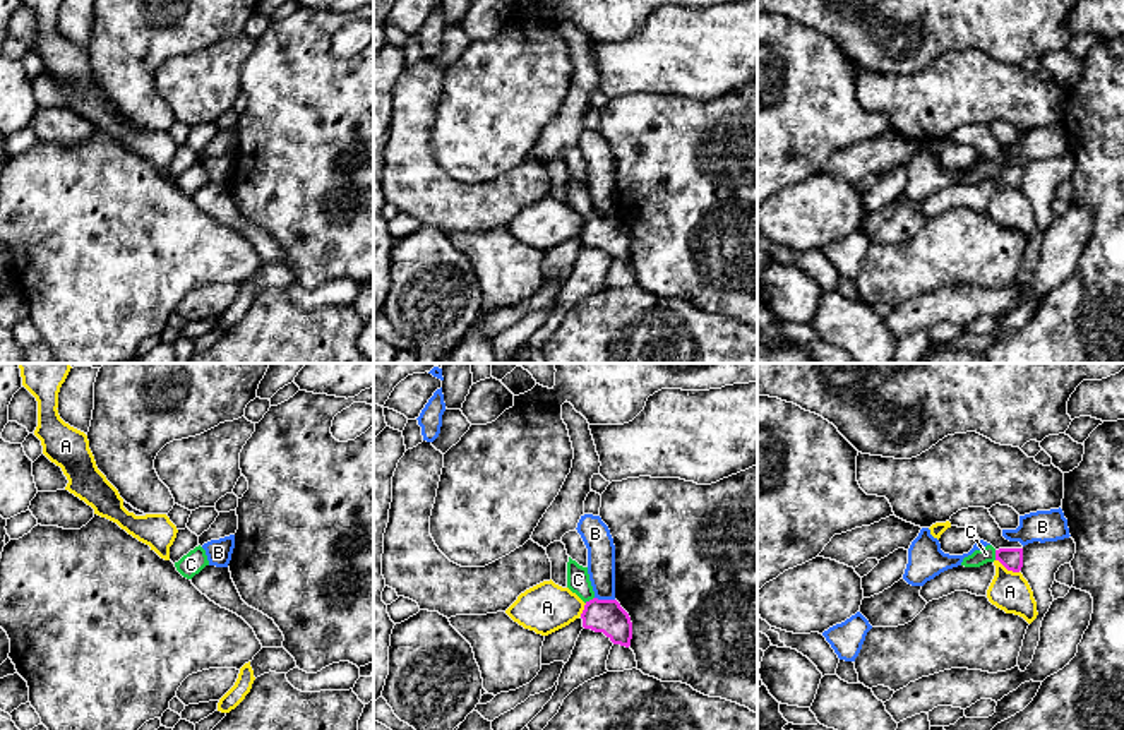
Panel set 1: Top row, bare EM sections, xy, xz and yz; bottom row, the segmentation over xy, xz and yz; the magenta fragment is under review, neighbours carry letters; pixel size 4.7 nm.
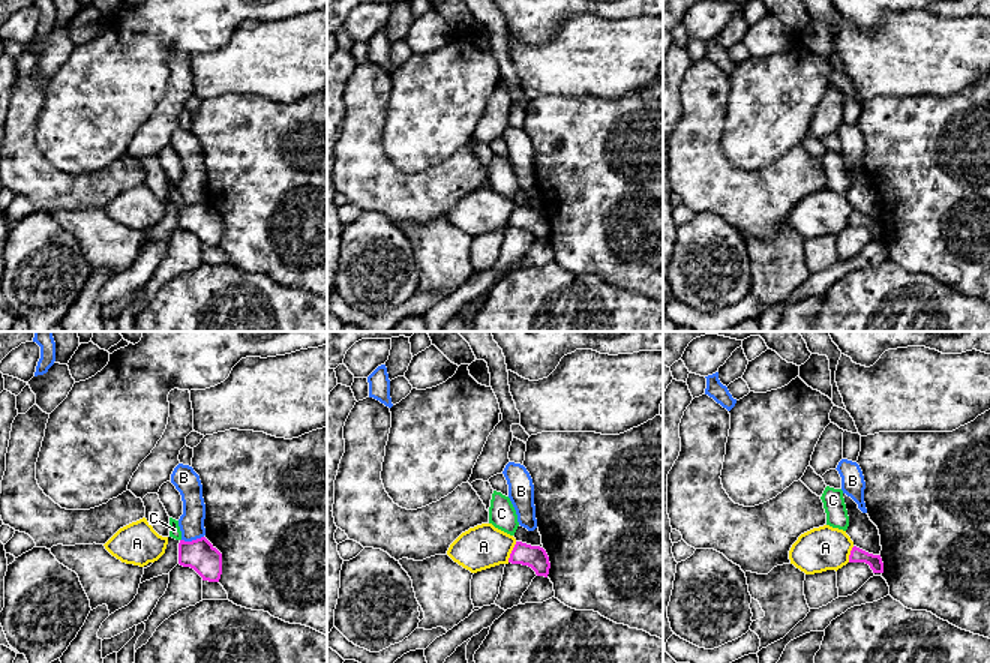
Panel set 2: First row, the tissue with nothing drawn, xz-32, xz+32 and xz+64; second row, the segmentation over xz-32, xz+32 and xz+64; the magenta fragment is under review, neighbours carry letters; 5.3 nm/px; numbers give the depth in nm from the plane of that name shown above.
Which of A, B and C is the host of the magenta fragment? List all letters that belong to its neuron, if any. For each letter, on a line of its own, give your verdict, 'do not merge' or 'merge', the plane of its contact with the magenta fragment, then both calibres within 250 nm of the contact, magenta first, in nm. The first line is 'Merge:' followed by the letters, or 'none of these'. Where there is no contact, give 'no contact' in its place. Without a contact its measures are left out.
Merge: C
A: do not merge; meets magenta in yz; 100 nm thick on the magenta side, 190 nm on the other
B: do not merge; meets magenta in xz; 160 nm thick on the magenta side, 130 nm on the other
C: merge; meets magenta in yz; 100 nm thick on the magenta side, 80 nm on the other

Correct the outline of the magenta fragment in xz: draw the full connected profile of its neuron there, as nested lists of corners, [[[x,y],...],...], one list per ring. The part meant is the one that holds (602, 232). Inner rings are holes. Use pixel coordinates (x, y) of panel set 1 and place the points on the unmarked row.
[[[571,173],[567,178],[567,204],[586,219],[581,230],[584,245],[603,248],[613,260],[631,262],[632,238],[629,230],[617,216],[598,216],[588,183],[579,182]]]

